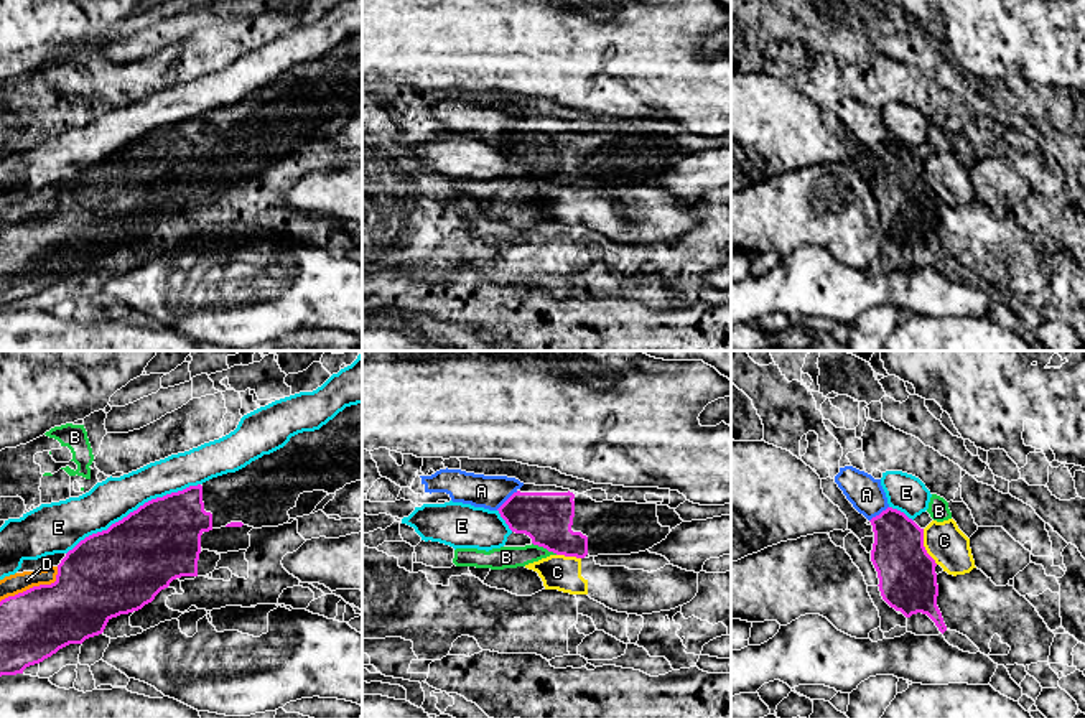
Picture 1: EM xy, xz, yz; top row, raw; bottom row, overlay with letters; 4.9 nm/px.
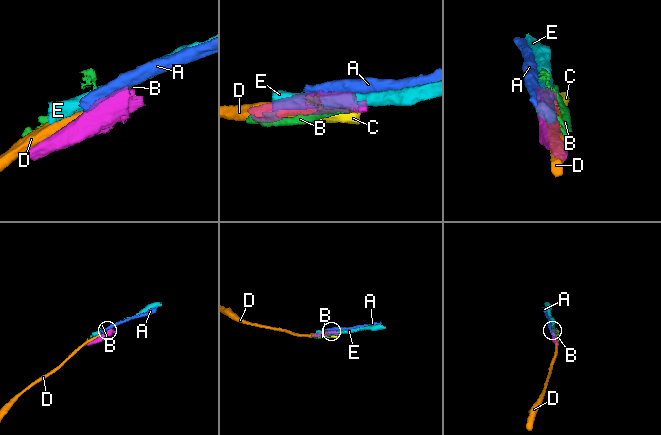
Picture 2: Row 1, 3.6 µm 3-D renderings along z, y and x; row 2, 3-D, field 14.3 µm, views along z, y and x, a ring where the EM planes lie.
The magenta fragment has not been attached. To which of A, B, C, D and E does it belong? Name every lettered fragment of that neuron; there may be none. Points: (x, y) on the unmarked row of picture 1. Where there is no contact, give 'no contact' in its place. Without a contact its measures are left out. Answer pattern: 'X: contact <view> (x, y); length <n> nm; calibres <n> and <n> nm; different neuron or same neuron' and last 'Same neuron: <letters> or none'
A: contact xz (507, 130); length 140 nm; calibres 260 and 160 nm; different neuron
B: contact xz (545, 178); length 140 nm; calibres 260 and 110 nm; different neuron
C: contact yz (924, 178); length 190 nm; calibres 280 and 190 nm; different neuron
D: contact xy (33, 218); length 340 nm; calibres 340 and 100 nm; different neuron
E: contact xy (134, 142); length 750 nm; calibres 400 and 200 nm; different neuron
Same neuron: none

